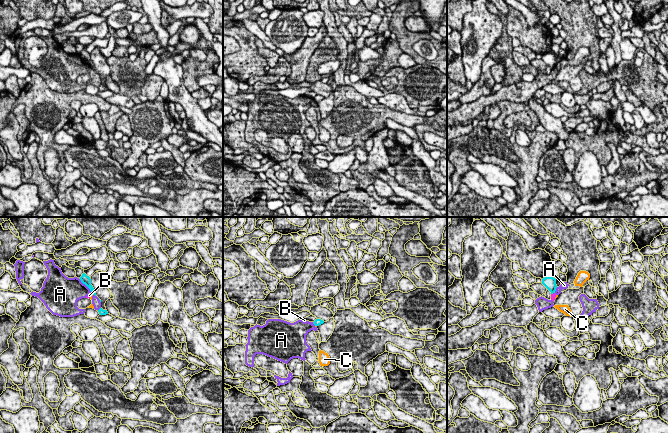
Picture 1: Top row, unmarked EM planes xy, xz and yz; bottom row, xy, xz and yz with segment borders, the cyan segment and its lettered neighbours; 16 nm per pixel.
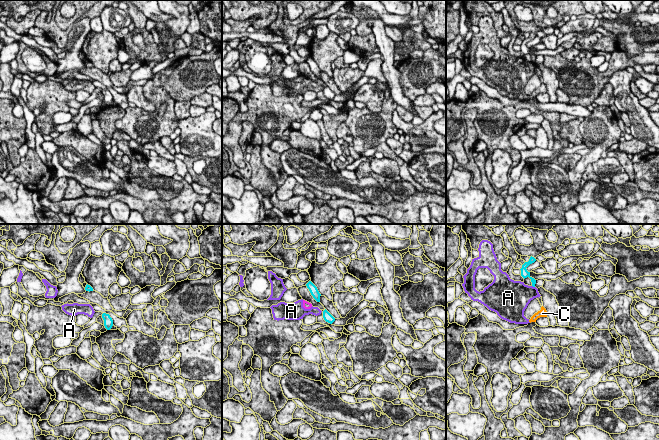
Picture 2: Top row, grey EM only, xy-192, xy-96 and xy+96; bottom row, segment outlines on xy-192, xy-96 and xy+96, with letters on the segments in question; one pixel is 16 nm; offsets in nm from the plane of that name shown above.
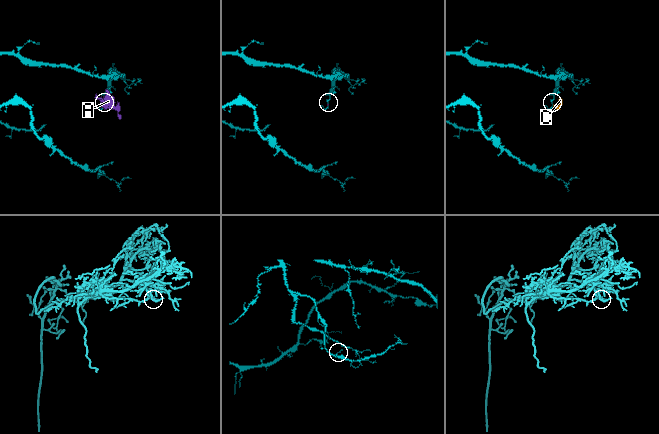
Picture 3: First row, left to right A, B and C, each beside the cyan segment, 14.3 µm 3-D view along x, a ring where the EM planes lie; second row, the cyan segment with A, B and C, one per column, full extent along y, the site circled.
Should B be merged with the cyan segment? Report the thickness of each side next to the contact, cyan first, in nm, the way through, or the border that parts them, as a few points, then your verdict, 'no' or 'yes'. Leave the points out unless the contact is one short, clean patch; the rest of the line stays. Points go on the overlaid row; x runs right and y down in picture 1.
calibres 190 and 70 nm; border yz (554, 292), (551, 294); no

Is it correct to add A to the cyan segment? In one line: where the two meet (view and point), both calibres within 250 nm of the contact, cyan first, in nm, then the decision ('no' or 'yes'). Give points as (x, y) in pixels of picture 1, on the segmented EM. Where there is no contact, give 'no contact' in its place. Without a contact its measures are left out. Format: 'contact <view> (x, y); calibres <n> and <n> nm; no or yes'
contact xy (86, 285); calibres 140 and 380 nm; no

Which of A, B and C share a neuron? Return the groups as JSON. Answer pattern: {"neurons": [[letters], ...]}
{"neurons": [["A", "B", "C"]]}

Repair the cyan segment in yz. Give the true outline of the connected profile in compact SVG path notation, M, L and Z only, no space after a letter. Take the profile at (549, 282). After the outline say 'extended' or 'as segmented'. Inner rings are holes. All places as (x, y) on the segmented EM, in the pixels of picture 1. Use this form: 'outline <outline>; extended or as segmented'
outline M545 277L542 279L542 284L551 292L551 294L555 293L556 288L557 288L555 278Z; as segmented

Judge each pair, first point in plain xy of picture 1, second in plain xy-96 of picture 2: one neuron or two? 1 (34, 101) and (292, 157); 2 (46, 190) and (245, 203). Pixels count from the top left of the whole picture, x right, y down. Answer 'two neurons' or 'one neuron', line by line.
1: two neurons
2: two neurons

